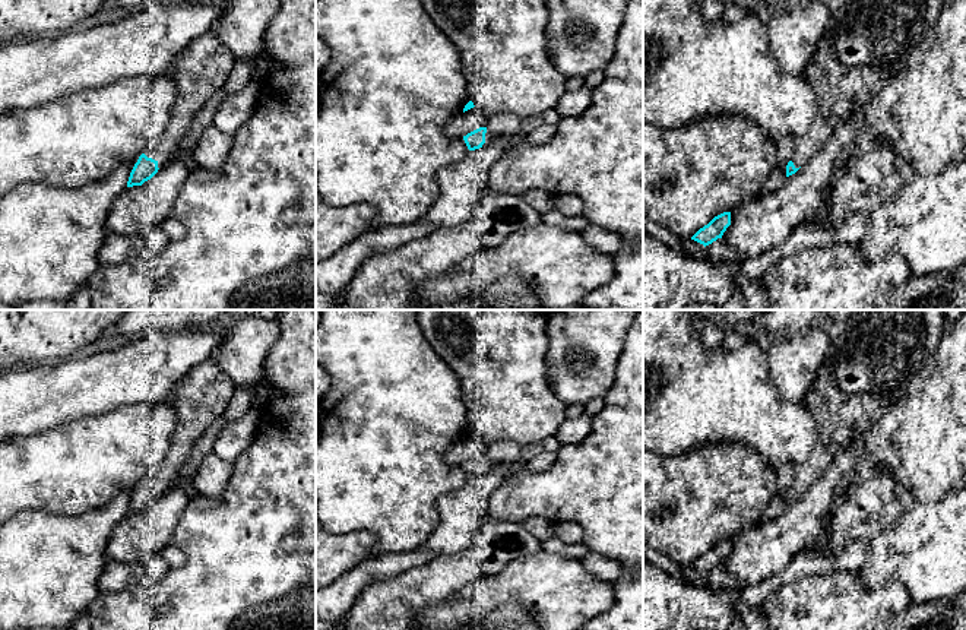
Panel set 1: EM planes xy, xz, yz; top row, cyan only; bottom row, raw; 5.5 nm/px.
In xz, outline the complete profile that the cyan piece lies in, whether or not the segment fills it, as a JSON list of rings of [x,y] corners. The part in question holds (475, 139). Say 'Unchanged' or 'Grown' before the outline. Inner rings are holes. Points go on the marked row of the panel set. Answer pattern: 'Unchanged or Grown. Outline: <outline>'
Grown. Outline: [[[479,127],[466,136],[463,136],[463,140],[469,151],[475,151],[482,148],[482,145],[490,145],[494,140],[494,134],[487,130],[487,127]]]

